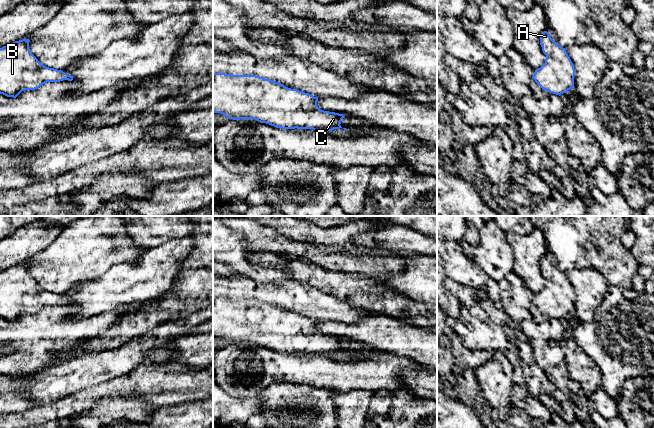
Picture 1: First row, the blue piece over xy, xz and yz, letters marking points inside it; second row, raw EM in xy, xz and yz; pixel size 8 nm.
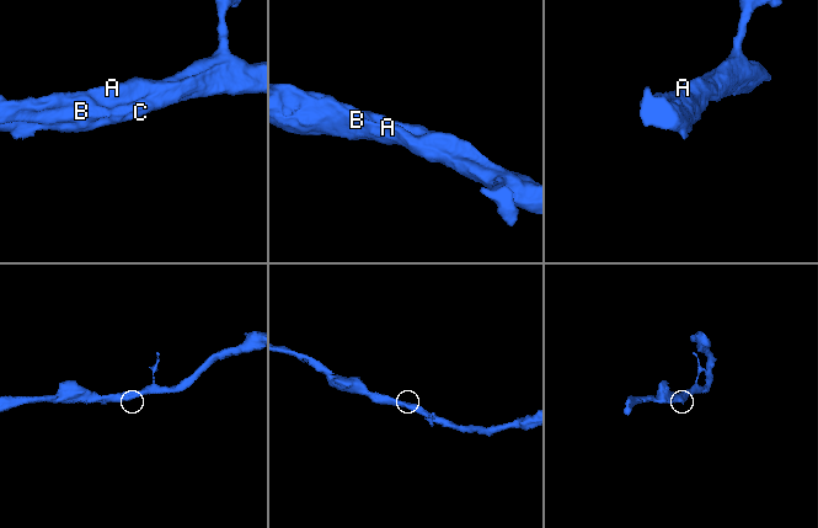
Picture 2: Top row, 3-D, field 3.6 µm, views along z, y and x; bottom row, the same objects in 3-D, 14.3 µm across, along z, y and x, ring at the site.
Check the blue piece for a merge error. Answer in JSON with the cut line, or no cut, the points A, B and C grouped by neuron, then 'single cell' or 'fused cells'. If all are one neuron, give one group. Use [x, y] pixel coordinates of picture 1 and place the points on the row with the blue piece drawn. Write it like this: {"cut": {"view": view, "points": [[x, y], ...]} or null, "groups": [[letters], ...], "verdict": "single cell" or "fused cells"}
{"cut": null, "groups": [["A", "B", "C"]], "verdict": "single cell"}

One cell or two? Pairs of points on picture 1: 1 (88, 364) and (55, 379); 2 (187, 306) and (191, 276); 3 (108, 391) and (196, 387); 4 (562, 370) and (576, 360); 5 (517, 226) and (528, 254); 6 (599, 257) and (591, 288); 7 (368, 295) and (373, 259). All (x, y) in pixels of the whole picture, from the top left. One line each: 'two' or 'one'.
1: one
2: one
3: one
4: two
5: two
6: two
7: two

